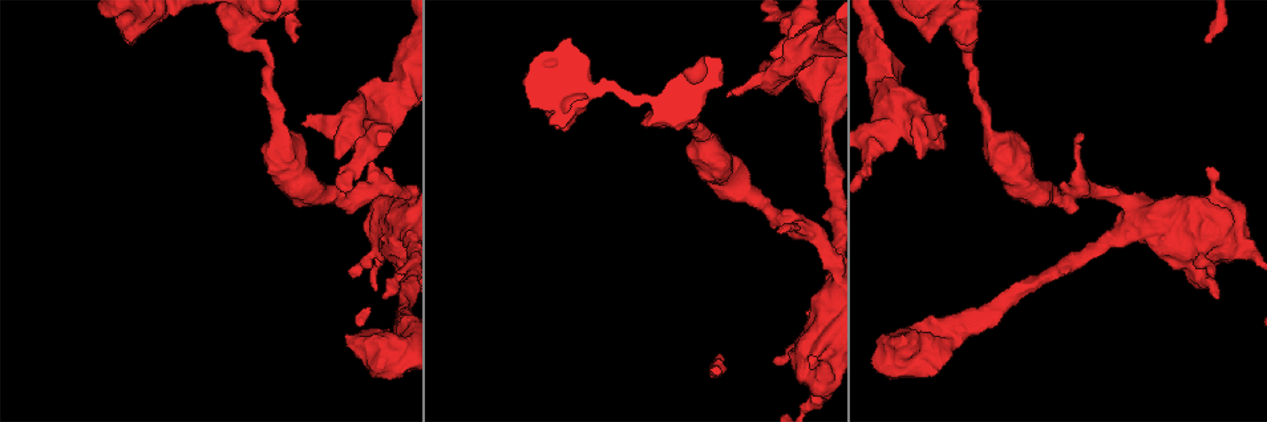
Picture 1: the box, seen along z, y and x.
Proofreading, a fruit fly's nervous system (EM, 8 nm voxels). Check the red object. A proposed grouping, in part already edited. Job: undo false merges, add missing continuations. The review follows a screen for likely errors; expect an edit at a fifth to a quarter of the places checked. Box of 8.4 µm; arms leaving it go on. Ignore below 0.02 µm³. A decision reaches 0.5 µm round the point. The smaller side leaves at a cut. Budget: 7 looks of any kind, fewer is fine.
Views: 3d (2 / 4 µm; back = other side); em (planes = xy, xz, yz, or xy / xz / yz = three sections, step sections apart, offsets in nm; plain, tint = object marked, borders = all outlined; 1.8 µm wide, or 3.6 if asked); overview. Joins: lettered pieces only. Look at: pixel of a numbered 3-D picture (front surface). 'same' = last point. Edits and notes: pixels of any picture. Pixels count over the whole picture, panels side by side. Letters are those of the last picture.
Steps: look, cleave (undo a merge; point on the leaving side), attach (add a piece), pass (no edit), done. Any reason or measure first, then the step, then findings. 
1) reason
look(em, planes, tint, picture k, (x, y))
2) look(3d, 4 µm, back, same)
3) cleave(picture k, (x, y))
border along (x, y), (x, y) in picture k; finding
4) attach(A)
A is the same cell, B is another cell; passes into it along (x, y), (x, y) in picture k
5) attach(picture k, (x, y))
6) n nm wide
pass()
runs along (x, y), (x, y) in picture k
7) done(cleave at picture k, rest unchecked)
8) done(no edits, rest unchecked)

look(em, planes, borders, picture 1, (237, 35))

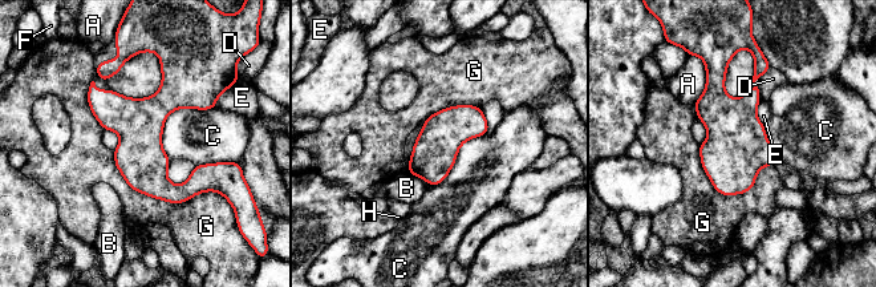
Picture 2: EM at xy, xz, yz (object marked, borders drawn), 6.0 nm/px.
pass()
A, B, C, D, E, F, G and H are other cells; runs along (92, 89), (169, 189), (219, 168) in picture 2; all the same neuron

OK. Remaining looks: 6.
calibre changes
look(3d, 4 µm, picture 1, (135, 27))

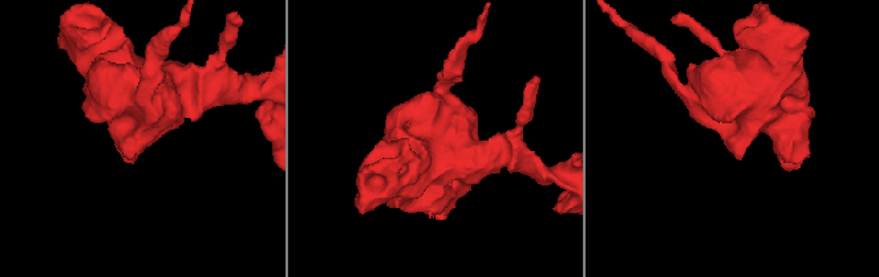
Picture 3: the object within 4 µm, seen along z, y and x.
look(em, 3.6 µm, planes, tint, picture 3, (736, 136))

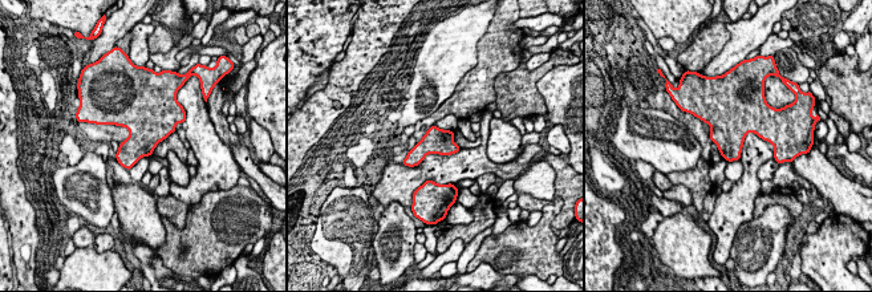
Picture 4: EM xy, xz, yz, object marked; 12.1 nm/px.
look(em, 3.6 µm, planes, borders, same)

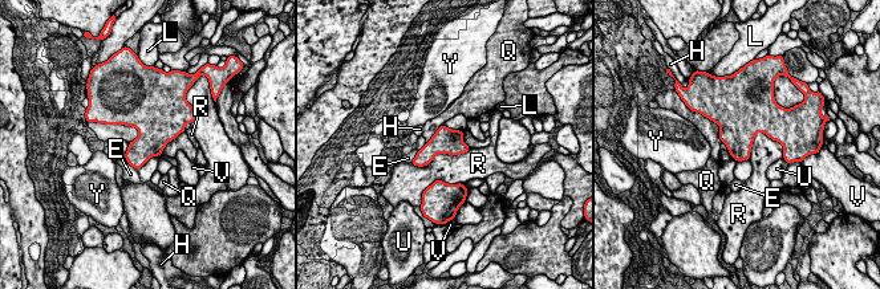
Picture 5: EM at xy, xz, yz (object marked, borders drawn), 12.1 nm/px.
pass()
E, H, L, Q, R, U, V and Y are other cells; border along (755, 133), (778, 141), (783, 158) in picture 5; all the same neuron

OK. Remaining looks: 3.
four or more arms meet
look(em, 3.6 µm, xy, step 8, tint, picture 1, (799, 51))

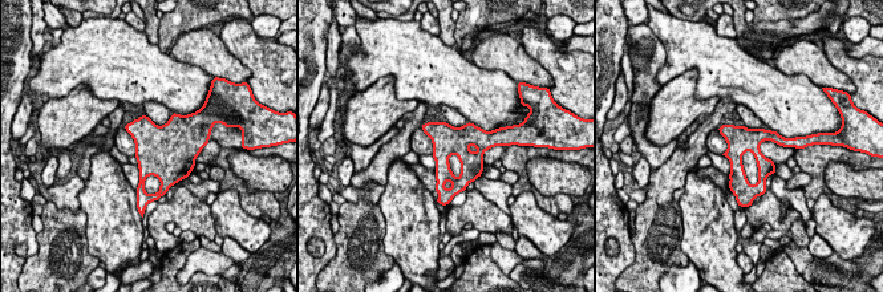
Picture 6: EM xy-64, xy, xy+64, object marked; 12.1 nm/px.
cut it another way
look(em, 3.6 µm, planes, borders, same)

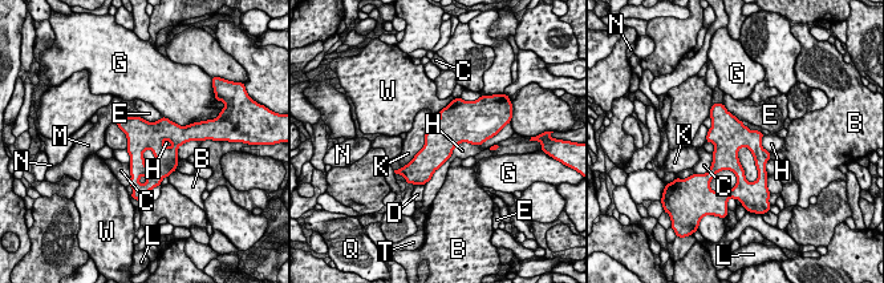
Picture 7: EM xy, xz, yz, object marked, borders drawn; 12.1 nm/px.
360 nm wide
pass()
B, C, D, E, G, H, K, L, M, N, Q, T and W are other cells; border along (430, 124), (425, 145), (401, 168) in picture 7; all the same neuron

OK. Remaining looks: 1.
done(no edits, rest unchecked)

